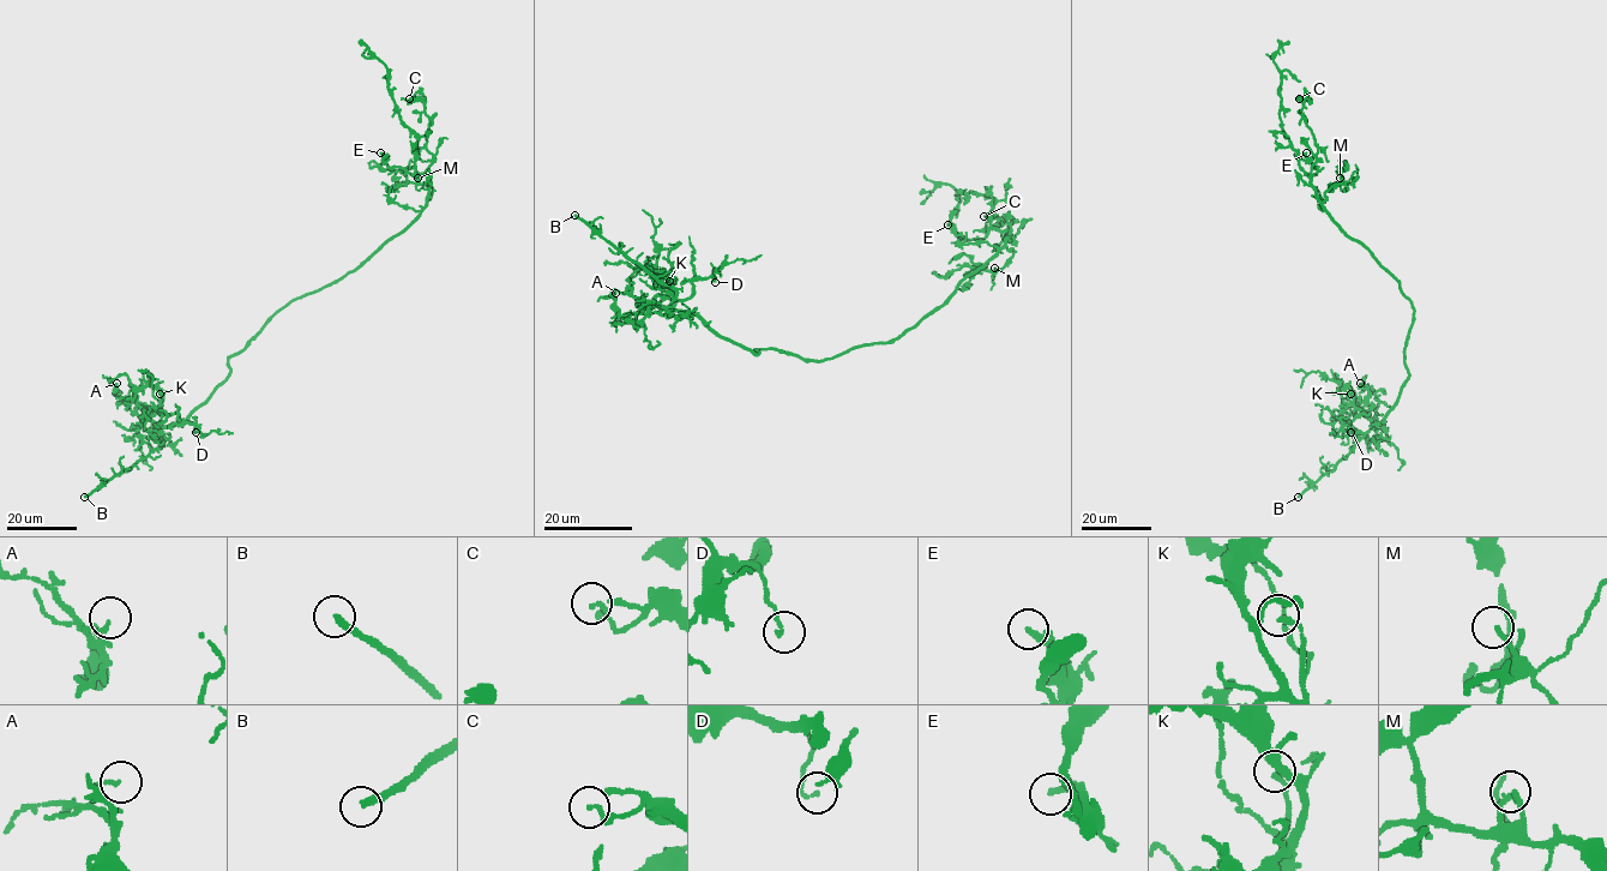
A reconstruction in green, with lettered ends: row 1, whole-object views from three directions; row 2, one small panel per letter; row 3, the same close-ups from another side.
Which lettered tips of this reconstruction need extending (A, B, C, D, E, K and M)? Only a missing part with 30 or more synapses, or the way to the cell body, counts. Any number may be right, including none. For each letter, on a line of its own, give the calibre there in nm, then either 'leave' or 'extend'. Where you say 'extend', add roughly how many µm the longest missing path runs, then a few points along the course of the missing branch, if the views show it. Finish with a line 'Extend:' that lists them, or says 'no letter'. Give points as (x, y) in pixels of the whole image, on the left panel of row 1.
A: 110 nm thick; leave
B: 280 nm thick; extend; about 30 µm are missing
C: 130 nm thick; leave
D: 110 nm thick; leave
E: 260 nm thick; extend; about 35 µm are missing; missing branch runs (380, 152), (369, 128), (347, 122), (357, 94), (349, 82), (343, 83)
K: 170 nm thick; leave
M: 150 nm thick; leave
Extend: B, E

